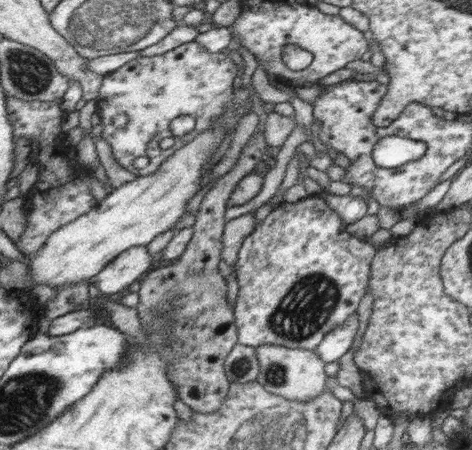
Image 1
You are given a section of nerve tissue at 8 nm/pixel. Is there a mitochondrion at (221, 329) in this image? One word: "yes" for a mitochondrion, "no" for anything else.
no

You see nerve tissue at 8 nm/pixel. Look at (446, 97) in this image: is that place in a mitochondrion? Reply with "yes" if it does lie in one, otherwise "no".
no

